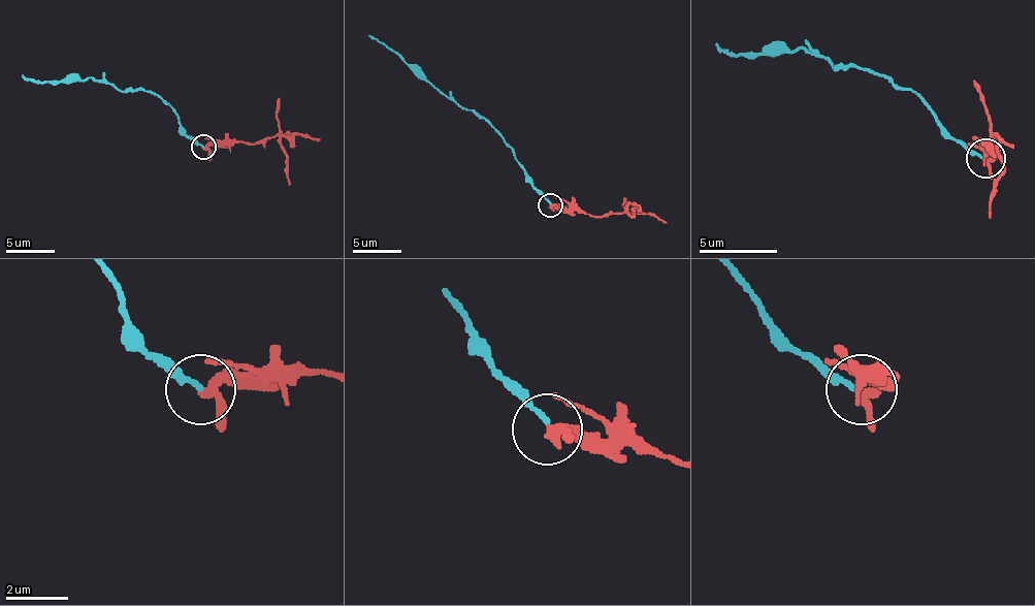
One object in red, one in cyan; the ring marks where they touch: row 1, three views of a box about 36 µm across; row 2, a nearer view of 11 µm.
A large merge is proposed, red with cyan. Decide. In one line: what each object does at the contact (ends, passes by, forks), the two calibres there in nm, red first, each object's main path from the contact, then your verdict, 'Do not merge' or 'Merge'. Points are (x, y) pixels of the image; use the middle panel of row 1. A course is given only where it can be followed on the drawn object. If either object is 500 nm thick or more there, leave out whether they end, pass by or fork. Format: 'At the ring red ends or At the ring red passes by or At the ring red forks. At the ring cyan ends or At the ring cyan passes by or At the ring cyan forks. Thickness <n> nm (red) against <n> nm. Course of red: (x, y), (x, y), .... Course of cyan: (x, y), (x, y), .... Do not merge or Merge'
At the ring red passes by. At the ring cyan ends. Thickness 240 nm (red) against 150 nm. Course of red: (551, 205), (607, 216), (632, 216), (636, 209). Course of cyan: (551, 203), (514, 159), (512, 147), (499, 134), (470, 110), (433, 88), (369, 34). Do not merge

